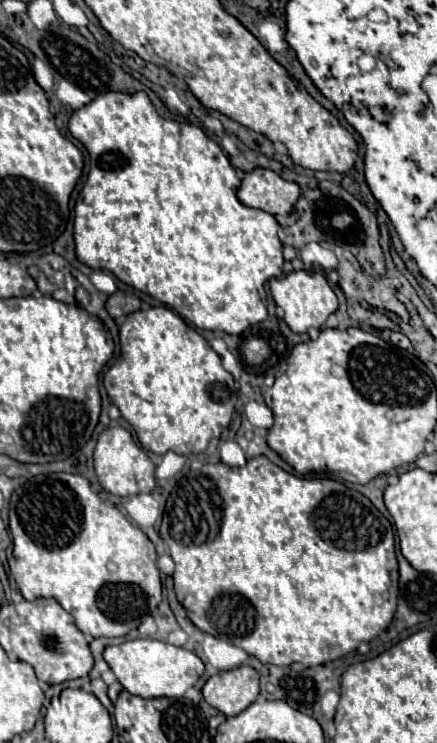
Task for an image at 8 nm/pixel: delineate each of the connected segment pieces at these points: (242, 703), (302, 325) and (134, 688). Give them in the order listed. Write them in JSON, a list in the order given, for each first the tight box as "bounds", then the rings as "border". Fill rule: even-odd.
[{"bounds":[202,666,260,716],"border":[[[250,666],[218,672],[208,678],[202,688],[204,700],[224,716],[236,716],[248,708],[260,694],[258,672]]]},{"bounds":[270,270,338,332],"border":[[[294,270],[280,278],[272,278],[270,294],[274,302],[284,310],[284,320],[292,332],[308,332],[310,328],[320,328],[326,322],[326,318],[338,308],[338,298],[328,286],[326,276],[320,272]]]},{"bounds":[104,638,204,698],"border":[[[138,638],[138,640],[128,640],[118,646],[106,646],[104,650],[104,660],[116,674],[118,682],[134,696],[140,698],[178,698],[184,696],[188,688],[192,688],[198,678],[204,674],[204,664],[202,660],[186,650],[172,646],[168,642],[160,642],[154,638]]]}]

